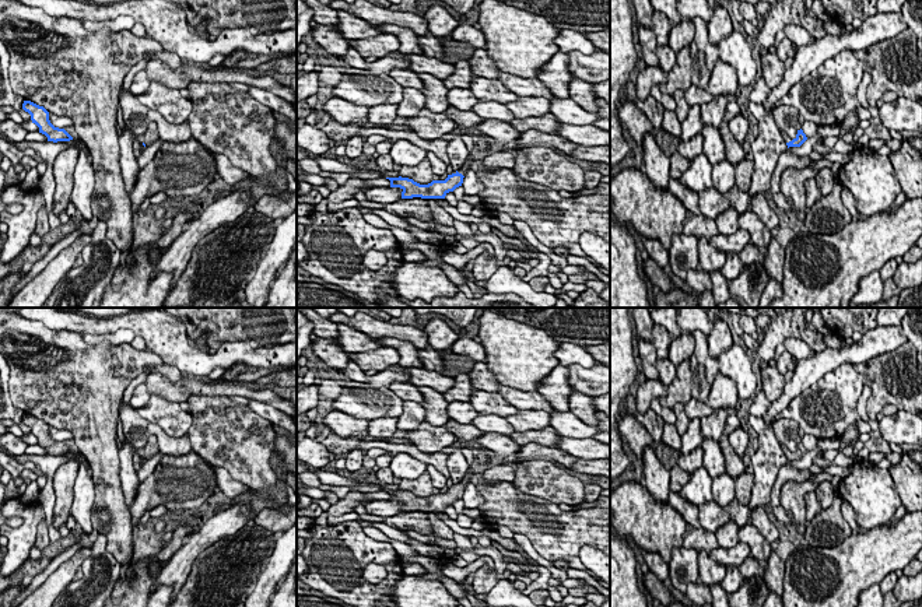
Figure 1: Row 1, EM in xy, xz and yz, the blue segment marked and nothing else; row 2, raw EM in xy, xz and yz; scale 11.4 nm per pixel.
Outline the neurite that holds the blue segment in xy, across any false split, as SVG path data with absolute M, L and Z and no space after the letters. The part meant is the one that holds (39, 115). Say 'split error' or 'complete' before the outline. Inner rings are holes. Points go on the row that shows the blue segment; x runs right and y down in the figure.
complete | M24 101L22 109L31 115L32 123L39 127L39 133L48 137L48 141L70 141L73 137L64 130L55 127L49 120L49 112L31 101Z

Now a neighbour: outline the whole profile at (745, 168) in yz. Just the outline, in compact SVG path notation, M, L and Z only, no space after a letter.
M743 159L736 166L736 185L744 193L749 193L753 179L754 161Z

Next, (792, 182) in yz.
M788 166L781 176L781 192L800 221L806 218L806 187L807 179L816 178L818 171L811 168Z

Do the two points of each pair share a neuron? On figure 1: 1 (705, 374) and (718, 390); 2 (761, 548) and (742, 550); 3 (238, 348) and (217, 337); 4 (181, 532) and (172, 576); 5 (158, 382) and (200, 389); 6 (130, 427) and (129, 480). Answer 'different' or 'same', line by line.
1: different
2: different
3: different
4: different
5: same
6: different

